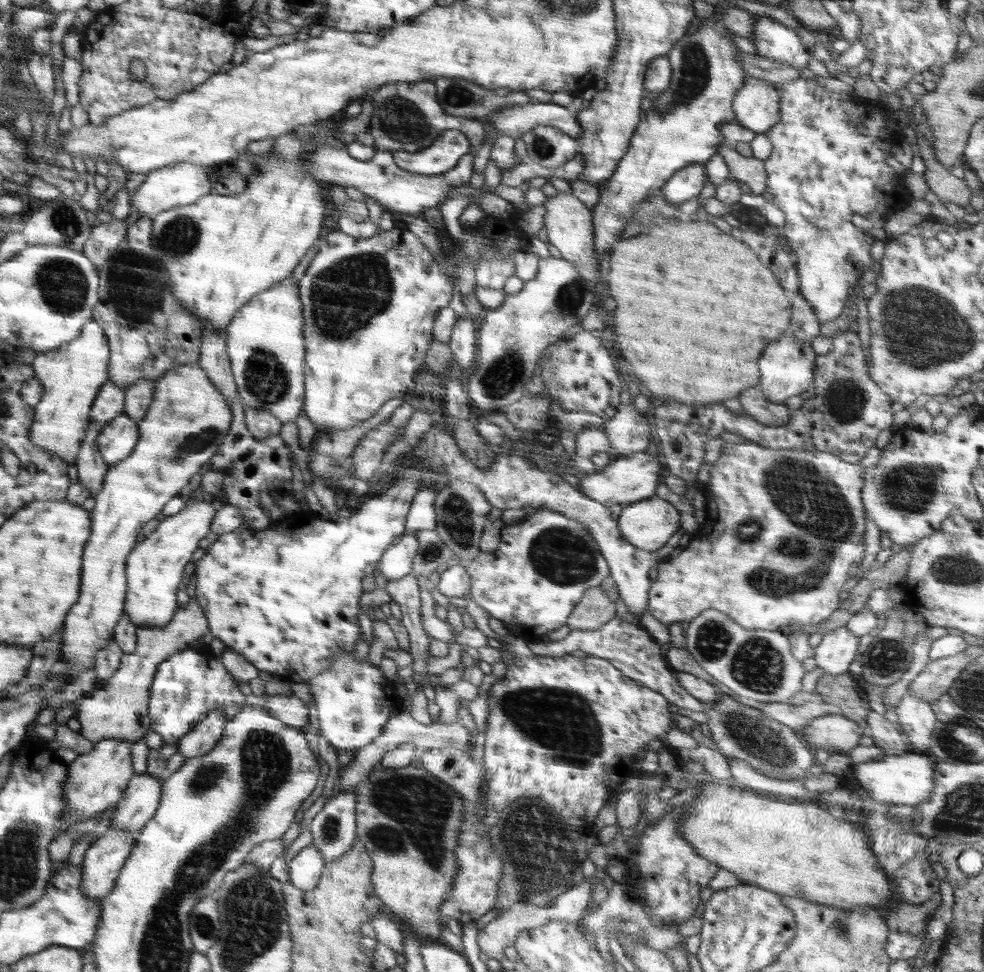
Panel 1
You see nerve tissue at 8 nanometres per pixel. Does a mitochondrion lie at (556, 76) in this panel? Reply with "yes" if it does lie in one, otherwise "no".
no

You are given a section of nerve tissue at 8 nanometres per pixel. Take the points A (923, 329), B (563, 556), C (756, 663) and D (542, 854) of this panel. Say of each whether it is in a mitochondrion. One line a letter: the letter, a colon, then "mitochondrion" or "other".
A: mitochondrion
B: mitochondrion
C: mitochondrion
D: mitochondrion

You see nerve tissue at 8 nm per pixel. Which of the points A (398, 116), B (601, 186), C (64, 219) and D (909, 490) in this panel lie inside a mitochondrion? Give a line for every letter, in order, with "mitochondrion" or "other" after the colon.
A: mitochondrion
B: other
C: mitochondrion
D: mitochondrion

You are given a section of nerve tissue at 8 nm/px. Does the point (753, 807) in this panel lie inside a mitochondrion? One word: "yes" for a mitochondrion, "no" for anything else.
no

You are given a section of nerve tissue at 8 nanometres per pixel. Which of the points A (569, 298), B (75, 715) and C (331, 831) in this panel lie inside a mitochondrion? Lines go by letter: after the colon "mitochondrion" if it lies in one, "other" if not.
A: mitochondrion
B: other
C: mitochondrion

